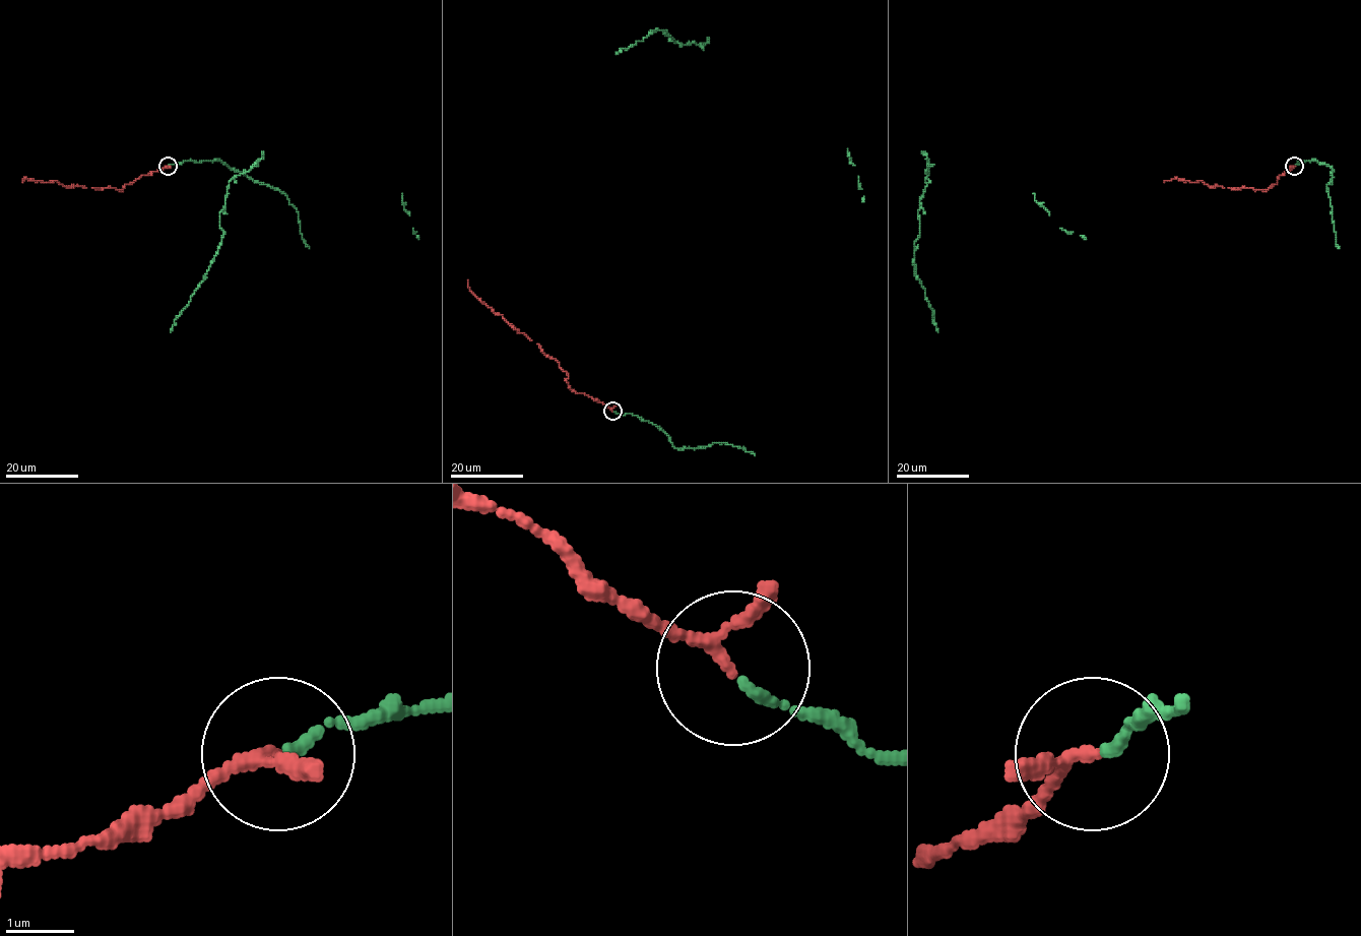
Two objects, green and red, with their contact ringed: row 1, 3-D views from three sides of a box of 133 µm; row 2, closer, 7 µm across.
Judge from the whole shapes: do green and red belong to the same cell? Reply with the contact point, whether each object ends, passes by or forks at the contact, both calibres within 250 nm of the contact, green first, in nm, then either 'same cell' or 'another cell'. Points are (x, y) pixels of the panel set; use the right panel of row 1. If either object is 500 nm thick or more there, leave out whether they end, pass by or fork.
place (1294, 166); green ends; red passes by; calibres 140 and 140 nm; same cell

